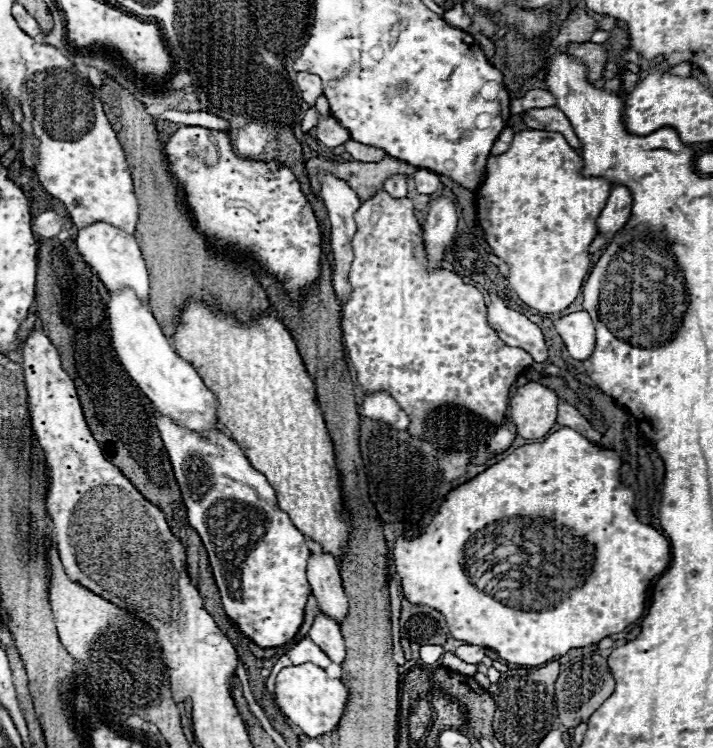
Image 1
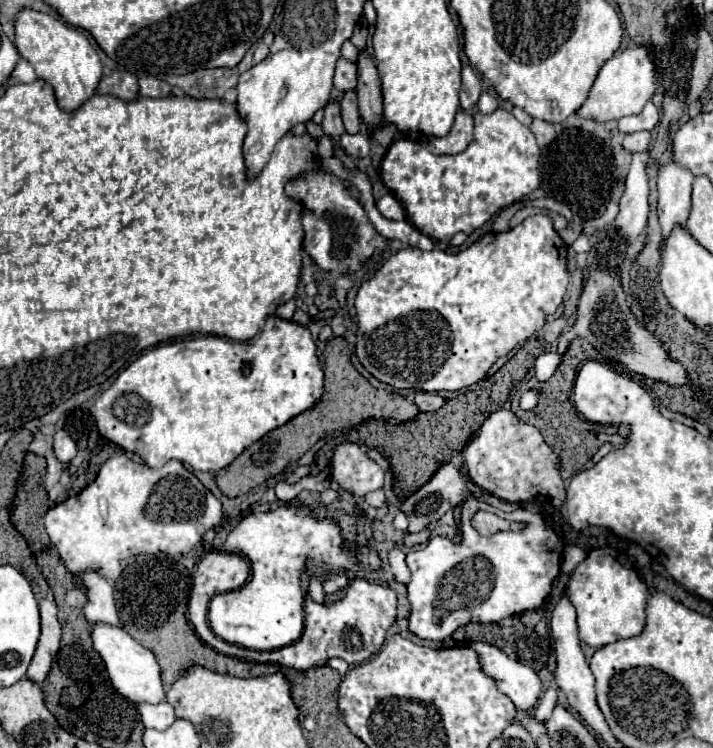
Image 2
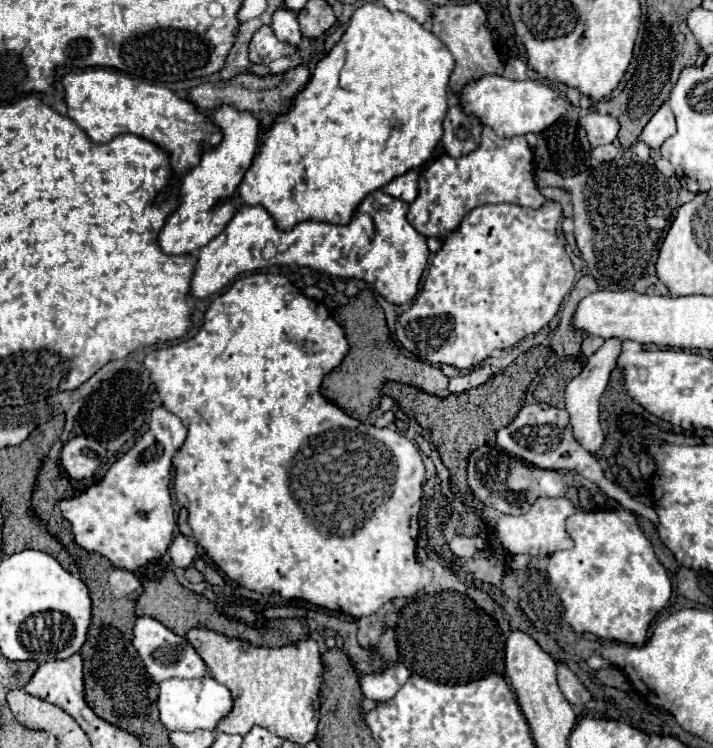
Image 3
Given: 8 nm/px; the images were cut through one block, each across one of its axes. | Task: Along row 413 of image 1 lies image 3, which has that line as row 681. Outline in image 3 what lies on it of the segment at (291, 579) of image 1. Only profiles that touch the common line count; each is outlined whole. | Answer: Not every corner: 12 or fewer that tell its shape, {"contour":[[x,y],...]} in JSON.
{"contour":[[154,618],[136,620],[132,646],[154,682],[202,678],[186,638]]}

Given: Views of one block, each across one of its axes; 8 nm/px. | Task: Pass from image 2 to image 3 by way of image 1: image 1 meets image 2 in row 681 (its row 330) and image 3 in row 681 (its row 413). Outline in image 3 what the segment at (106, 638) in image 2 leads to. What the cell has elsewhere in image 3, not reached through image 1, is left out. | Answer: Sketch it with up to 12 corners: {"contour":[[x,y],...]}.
{"contour":[[210,676],[160,684],[166,730],[214,730],[232,708]]}

